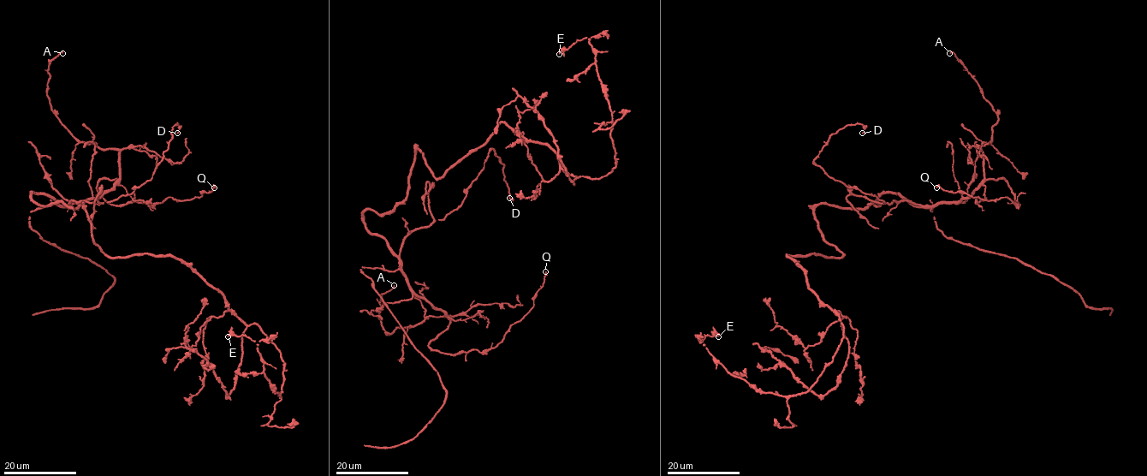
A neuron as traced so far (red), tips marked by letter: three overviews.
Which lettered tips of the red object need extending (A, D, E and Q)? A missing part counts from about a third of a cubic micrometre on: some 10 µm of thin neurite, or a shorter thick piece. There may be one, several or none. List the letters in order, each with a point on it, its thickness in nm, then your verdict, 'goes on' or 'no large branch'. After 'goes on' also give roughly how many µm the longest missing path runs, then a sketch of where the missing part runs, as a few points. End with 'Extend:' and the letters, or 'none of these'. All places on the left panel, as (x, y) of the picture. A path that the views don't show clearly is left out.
A: (62, 53) | 140 nm | no large branch
D: (177, 133) | 150 nm | no large branch
E: (228, 336) | 170 nm | no large branch
Q: (214, 187) | 200 nm | no large branch
Extend: none of these

